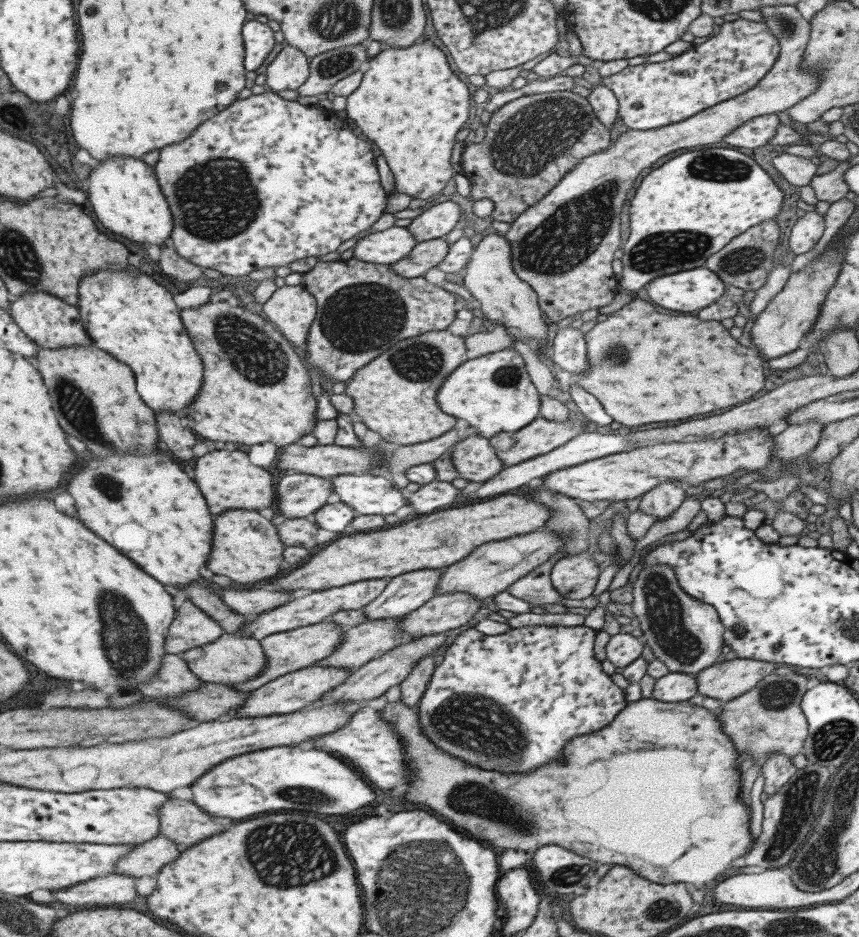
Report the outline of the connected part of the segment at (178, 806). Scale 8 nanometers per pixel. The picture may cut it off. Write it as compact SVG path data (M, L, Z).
M168 798L158 808L158 817L158 836L172 840L180 847L189 847L192 844L197 844L201 839L205 840L221 833L221 830L223 830L223 826L215 824L213 817L199 809L194 801Z

